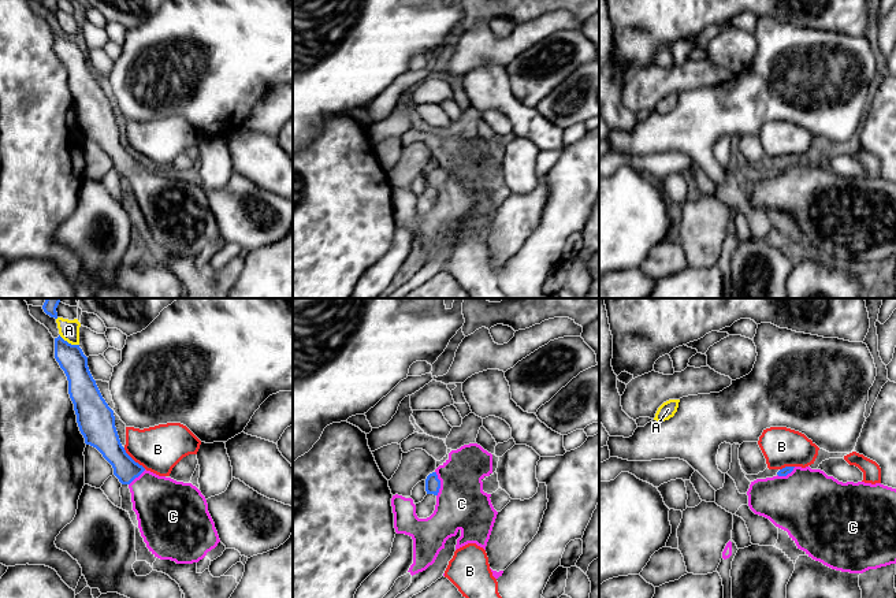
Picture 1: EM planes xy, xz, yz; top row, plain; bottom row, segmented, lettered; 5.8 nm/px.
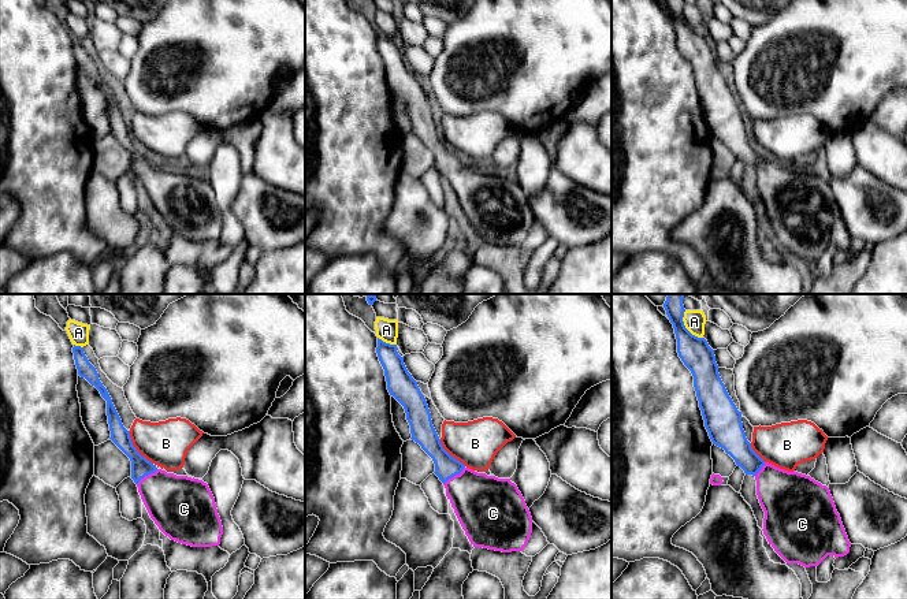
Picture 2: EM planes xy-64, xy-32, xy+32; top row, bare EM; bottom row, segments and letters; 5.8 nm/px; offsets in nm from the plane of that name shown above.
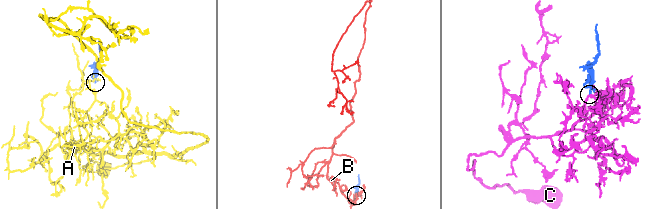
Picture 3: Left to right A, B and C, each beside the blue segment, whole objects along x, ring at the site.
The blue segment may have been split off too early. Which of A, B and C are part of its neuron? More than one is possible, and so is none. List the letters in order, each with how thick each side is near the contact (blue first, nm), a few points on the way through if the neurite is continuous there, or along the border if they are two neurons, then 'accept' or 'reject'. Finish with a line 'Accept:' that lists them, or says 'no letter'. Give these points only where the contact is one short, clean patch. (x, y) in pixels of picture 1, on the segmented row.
A: 160/120 nm | reject
B: 190/280 nm | along xy (123, 448), (145, 468) | reject
C: 90/300 nm | across xz (432, 485), (439, 483), (461, 504) | accept
Accept: C

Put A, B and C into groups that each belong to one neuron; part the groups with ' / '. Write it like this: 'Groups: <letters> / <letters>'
Groups: A / B / C

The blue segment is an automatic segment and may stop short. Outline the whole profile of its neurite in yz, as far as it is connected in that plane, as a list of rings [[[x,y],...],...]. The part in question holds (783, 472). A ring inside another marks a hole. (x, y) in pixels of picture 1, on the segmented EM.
[[[785,467],[773,478],[751,482],[750,509],[769,519],[808,557],[849,573],[896,564],[896,489],[881,483],[839,482],[821,469]]]

